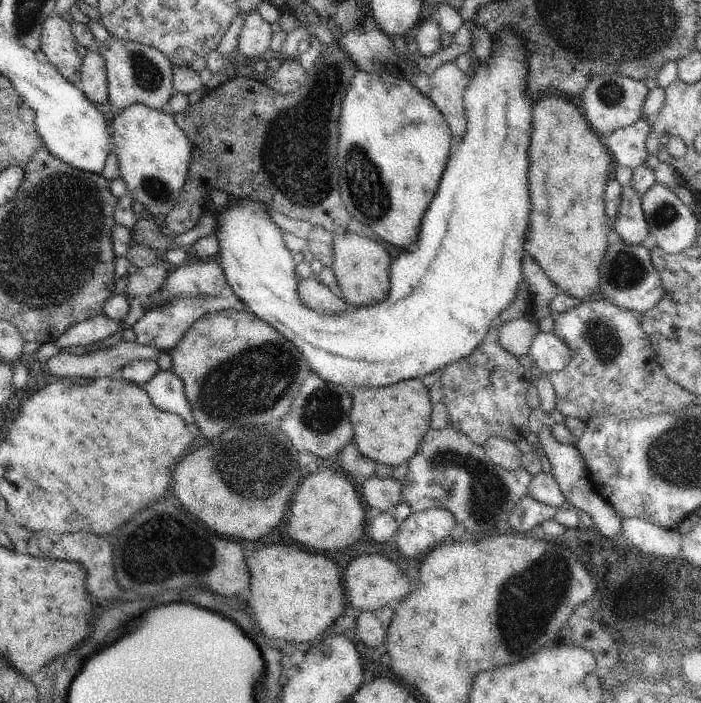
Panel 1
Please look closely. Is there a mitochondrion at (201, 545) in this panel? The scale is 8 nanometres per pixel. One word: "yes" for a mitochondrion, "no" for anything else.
yes

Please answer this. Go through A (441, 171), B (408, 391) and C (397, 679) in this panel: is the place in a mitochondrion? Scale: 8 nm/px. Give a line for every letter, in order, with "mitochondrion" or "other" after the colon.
A: other
B: other
C: other

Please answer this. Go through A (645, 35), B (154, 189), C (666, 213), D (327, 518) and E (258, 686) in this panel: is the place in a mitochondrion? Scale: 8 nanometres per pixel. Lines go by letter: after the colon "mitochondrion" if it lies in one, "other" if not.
A: mitochondrion
B: mitochondrion
C: mitochondrion
D: other
E: other

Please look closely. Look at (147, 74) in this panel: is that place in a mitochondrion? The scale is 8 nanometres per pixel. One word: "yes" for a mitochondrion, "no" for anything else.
yes

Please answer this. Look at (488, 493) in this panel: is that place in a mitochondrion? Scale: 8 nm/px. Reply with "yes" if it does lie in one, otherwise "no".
yes

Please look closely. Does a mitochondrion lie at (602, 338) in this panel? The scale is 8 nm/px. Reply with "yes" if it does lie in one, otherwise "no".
yes

